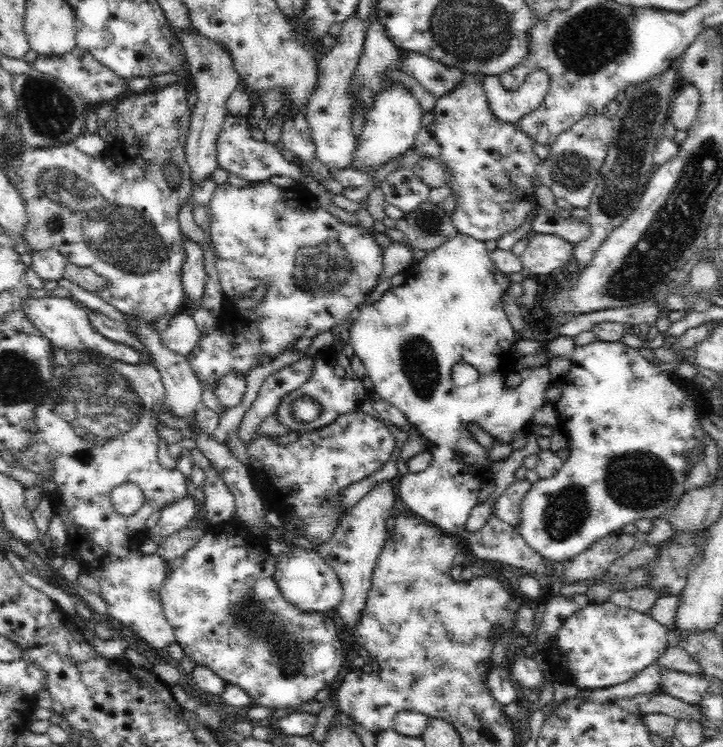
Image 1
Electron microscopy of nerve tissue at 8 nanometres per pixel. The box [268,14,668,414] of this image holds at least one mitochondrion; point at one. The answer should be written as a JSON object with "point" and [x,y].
{"point":[327,264]}

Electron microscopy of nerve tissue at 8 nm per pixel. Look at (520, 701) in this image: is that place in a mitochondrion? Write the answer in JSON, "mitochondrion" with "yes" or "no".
{"mitochondrion":"no"}

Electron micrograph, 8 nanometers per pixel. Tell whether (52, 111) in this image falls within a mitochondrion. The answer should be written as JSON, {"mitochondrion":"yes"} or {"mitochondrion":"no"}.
{"mitochondrion":"yes"}

